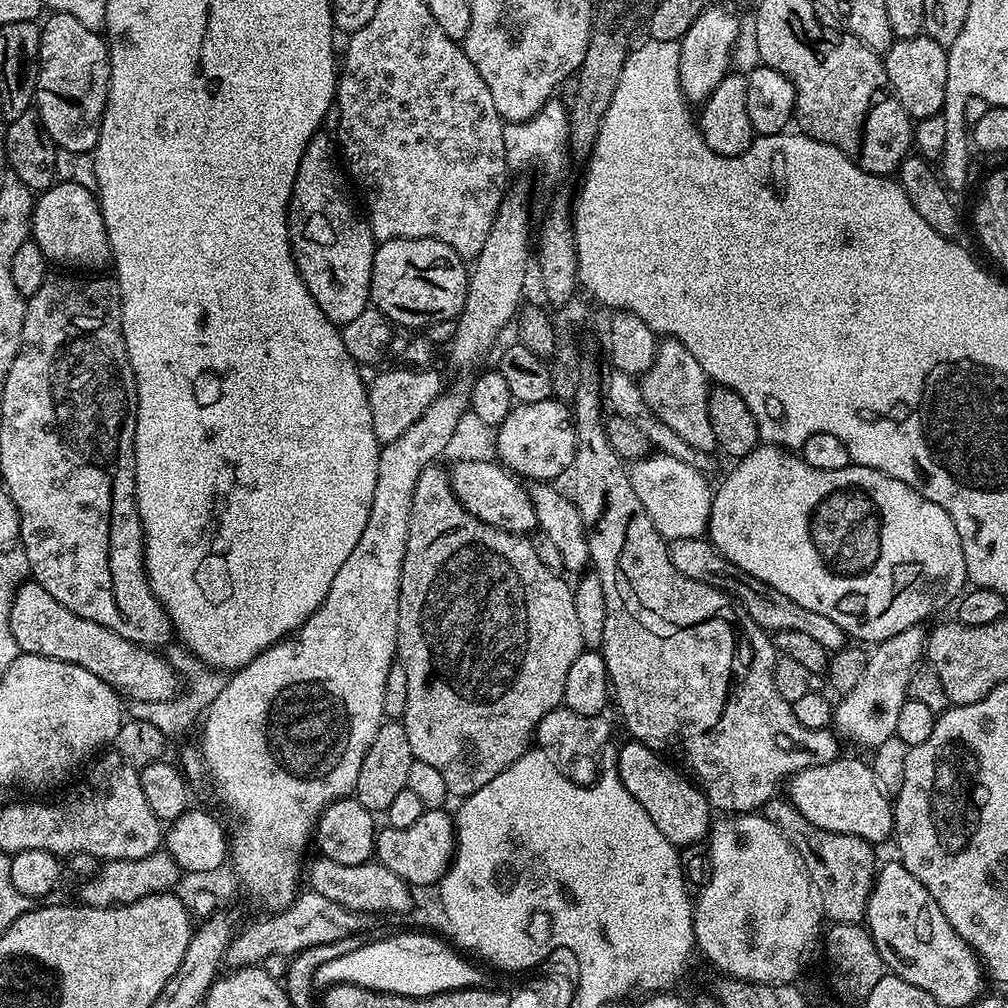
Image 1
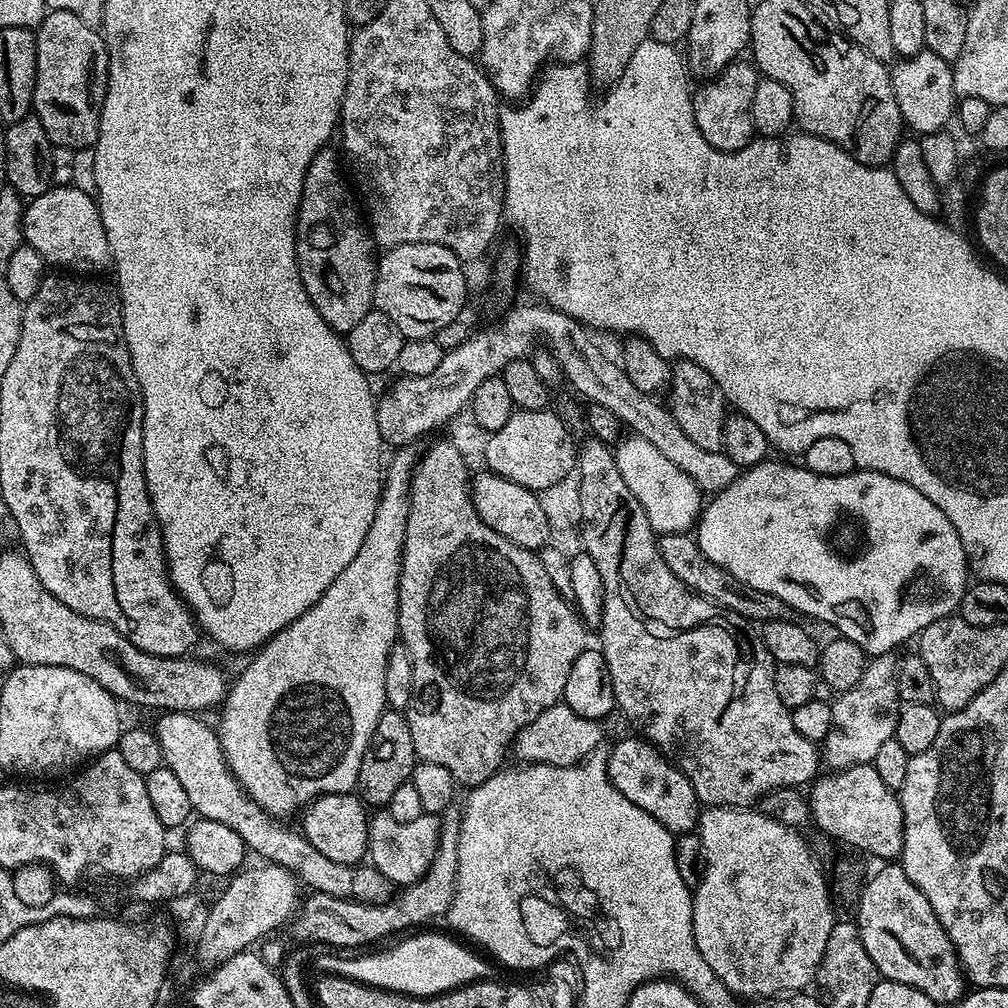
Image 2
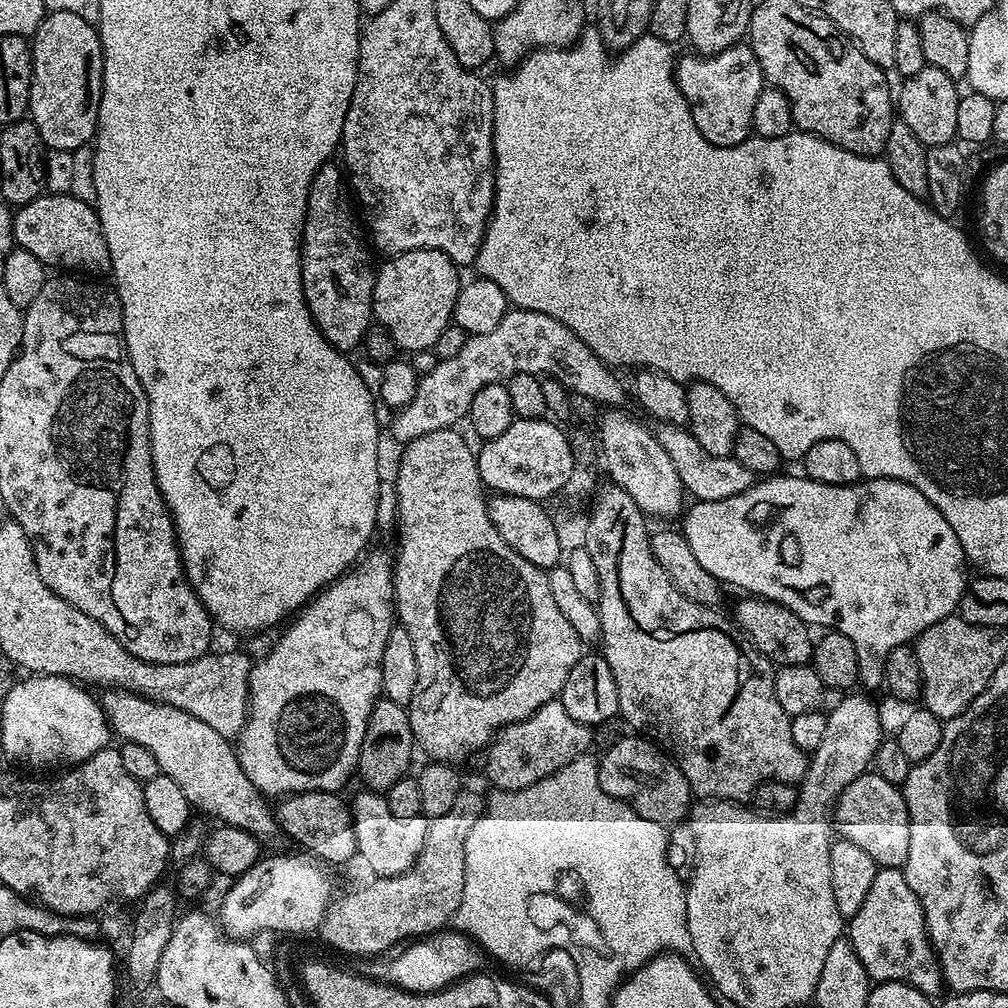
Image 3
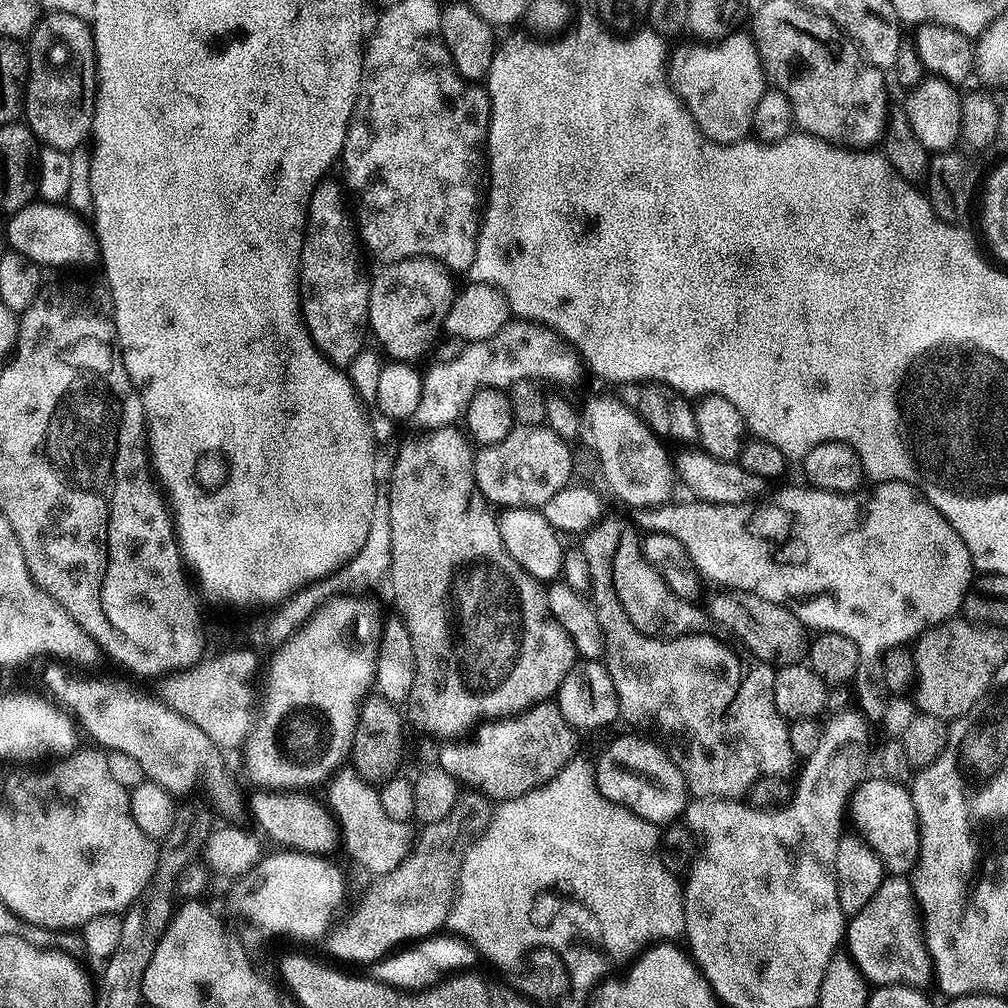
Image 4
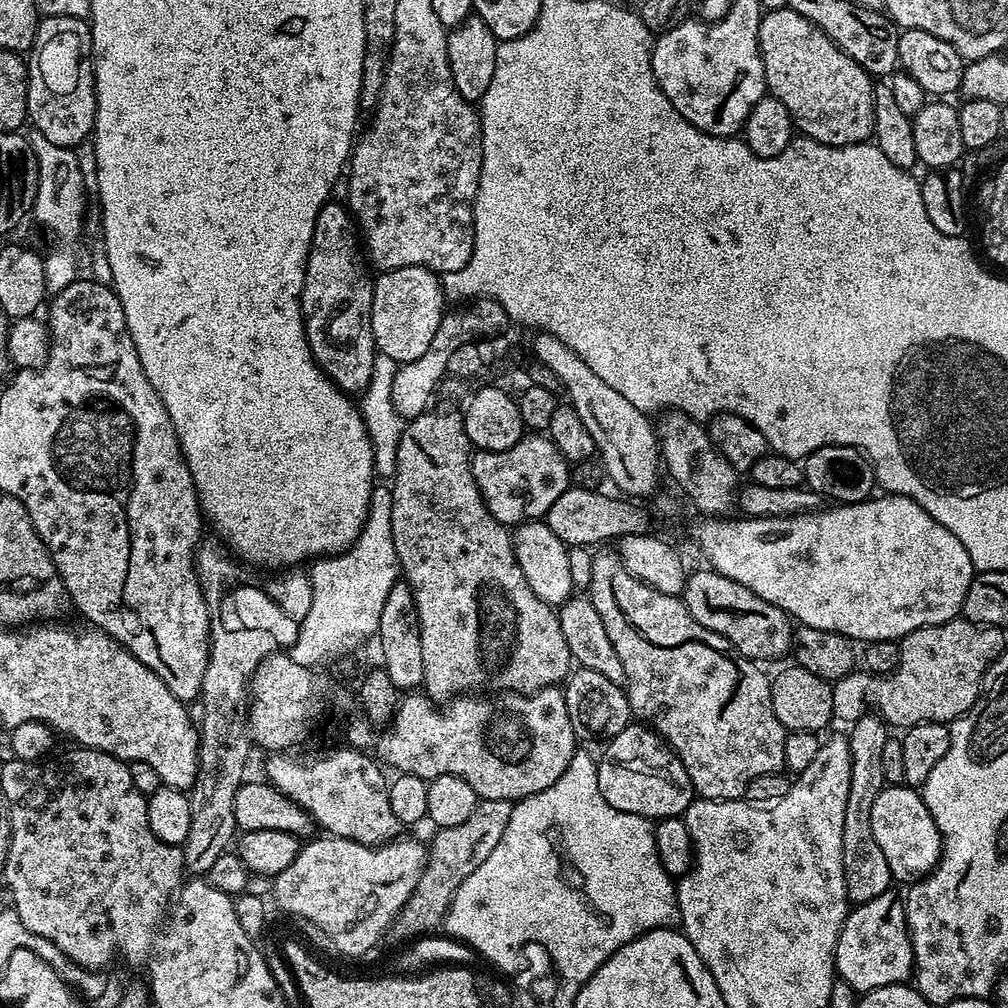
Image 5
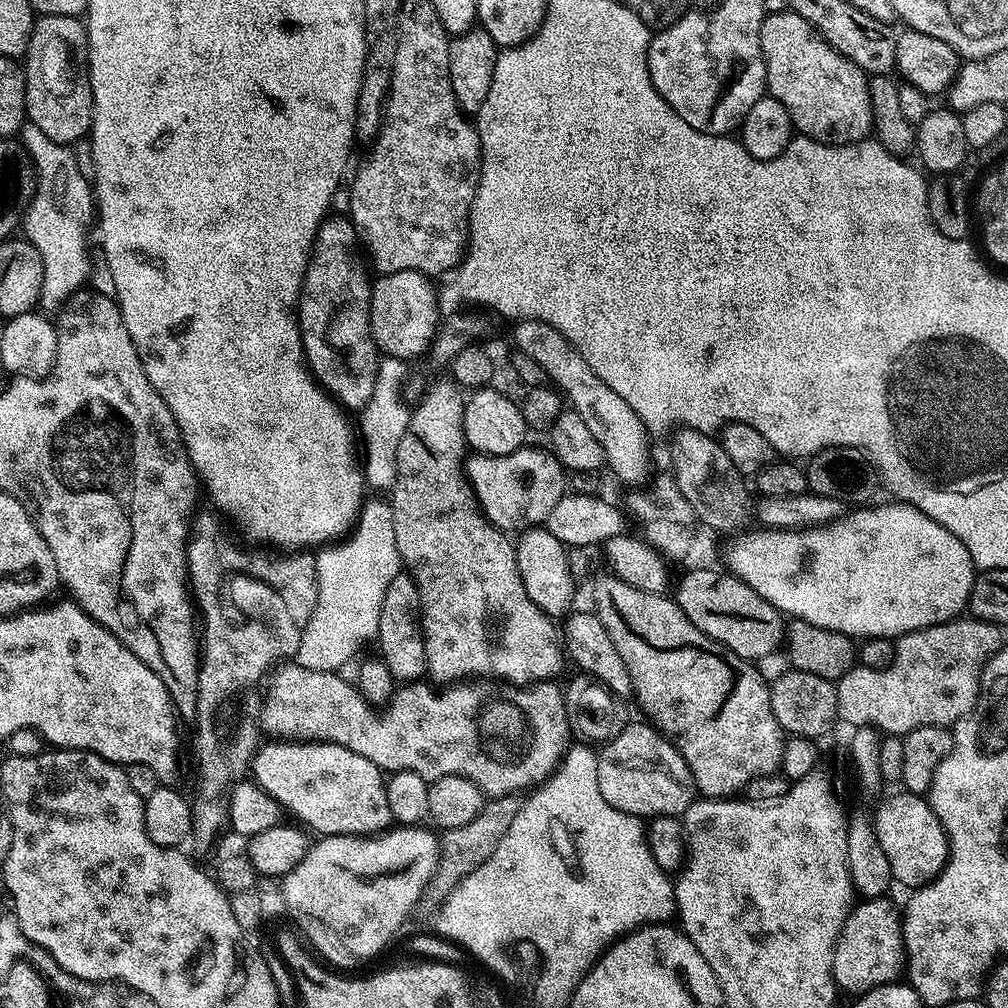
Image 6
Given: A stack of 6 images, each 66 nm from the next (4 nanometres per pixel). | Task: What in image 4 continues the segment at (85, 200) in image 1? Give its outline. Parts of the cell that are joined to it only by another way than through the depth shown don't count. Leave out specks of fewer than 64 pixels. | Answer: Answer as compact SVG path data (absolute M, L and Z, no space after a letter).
M33 202L7 217L8 244L13 252L30 258L35 264L64 268L67 264L96 264L100 246L95 231L84 224L77 213L60 202Z

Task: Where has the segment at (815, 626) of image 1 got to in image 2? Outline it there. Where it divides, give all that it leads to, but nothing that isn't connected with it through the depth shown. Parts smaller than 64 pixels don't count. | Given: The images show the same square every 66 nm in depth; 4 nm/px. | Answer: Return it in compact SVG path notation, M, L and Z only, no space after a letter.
M682 532L666 534L659 537L658 543L666 566L670 566L670 570L674 570L674 578L681 580L690 591L696 593L697 597L703 598L721 609L735 612L737 616L744 617L748 622L793 619L792 608L786 606L786 602L782 602L782 598L778 598L774 594L762 594L762 590L754 590L750 586L738 582L738 578L734 578L726 570L722 570L717 564L707 559L691 535Z

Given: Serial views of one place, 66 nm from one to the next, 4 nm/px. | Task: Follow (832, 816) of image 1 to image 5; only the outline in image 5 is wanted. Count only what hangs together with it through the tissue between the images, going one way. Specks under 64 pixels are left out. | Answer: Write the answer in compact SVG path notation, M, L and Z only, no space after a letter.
M885 786L870 810L874 839L890 866L893 881L911 886L929 876L940 861L940 831L926 810L923 795L912 786Z

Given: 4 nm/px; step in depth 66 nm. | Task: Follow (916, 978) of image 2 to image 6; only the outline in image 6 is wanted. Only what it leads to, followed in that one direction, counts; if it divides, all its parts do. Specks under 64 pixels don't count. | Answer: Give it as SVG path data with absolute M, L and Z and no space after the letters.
M868 898L860 903L853 907L852 913L846 918L832 955L832 977L841 993L863 994L883 984L899 981L906 968L901 909L895 908L888 898Z

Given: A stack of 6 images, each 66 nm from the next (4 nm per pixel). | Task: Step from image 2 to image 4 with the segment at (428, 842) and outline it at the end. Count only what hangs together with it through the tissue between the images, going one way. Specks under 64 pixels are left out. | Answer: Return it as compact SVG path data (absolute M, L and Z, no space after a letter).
M345 766L327 781L328 811L340 825L340 839L345 848L358 863L372 872L391 874L392 871L412 853L414 831L411 823L403 824L390 818L382 806L380 789L371 780L365 780L355 768Z

